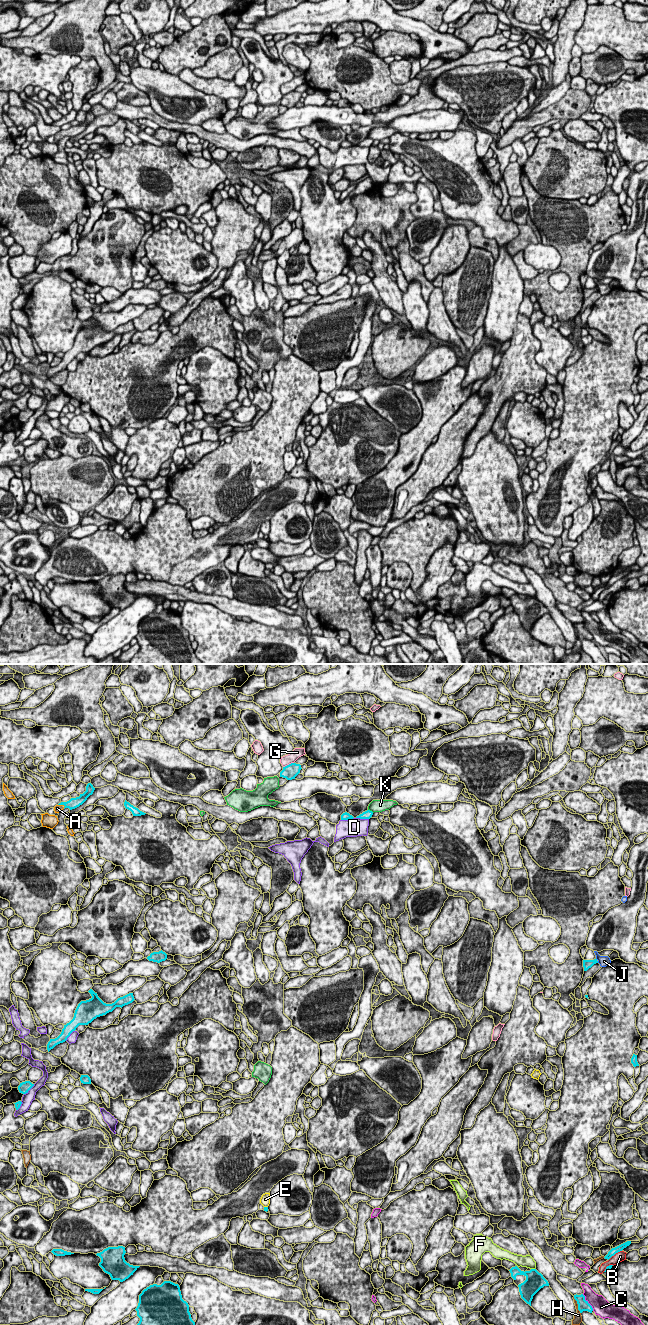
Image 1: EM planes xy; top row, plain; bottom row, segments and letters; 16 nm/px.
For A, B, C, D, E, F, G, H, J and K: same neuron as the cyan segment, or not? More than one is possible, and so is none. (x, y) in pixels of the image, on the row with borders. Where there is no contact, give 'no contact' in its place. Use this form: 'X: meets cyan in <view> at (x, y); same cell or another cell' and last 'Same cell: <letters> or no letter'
A: meets cyan in xy at (62, 804); same cell
B: meets cyan in xy at (614, 1254); another cell
C: meets cyan in xy at (587, 1302); another cell
D: meets cyan in xy at (347, 819); another cell
E: meets cyan in xy at (266, 1207); another cell
F: meets cyan in xy at (533, 1269); another cell
G: meets cyan in xy at (289, 764); another cell
H: meets cyan in xy at (578, 1305); another cell
J: no contact; another cell
K: meets cyan in xy at (371, 811); another cell
Same cell: A

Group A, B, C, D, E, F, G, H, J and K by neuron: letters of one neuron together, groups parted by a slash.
A / B / C / D / E J / F / G / H / K

